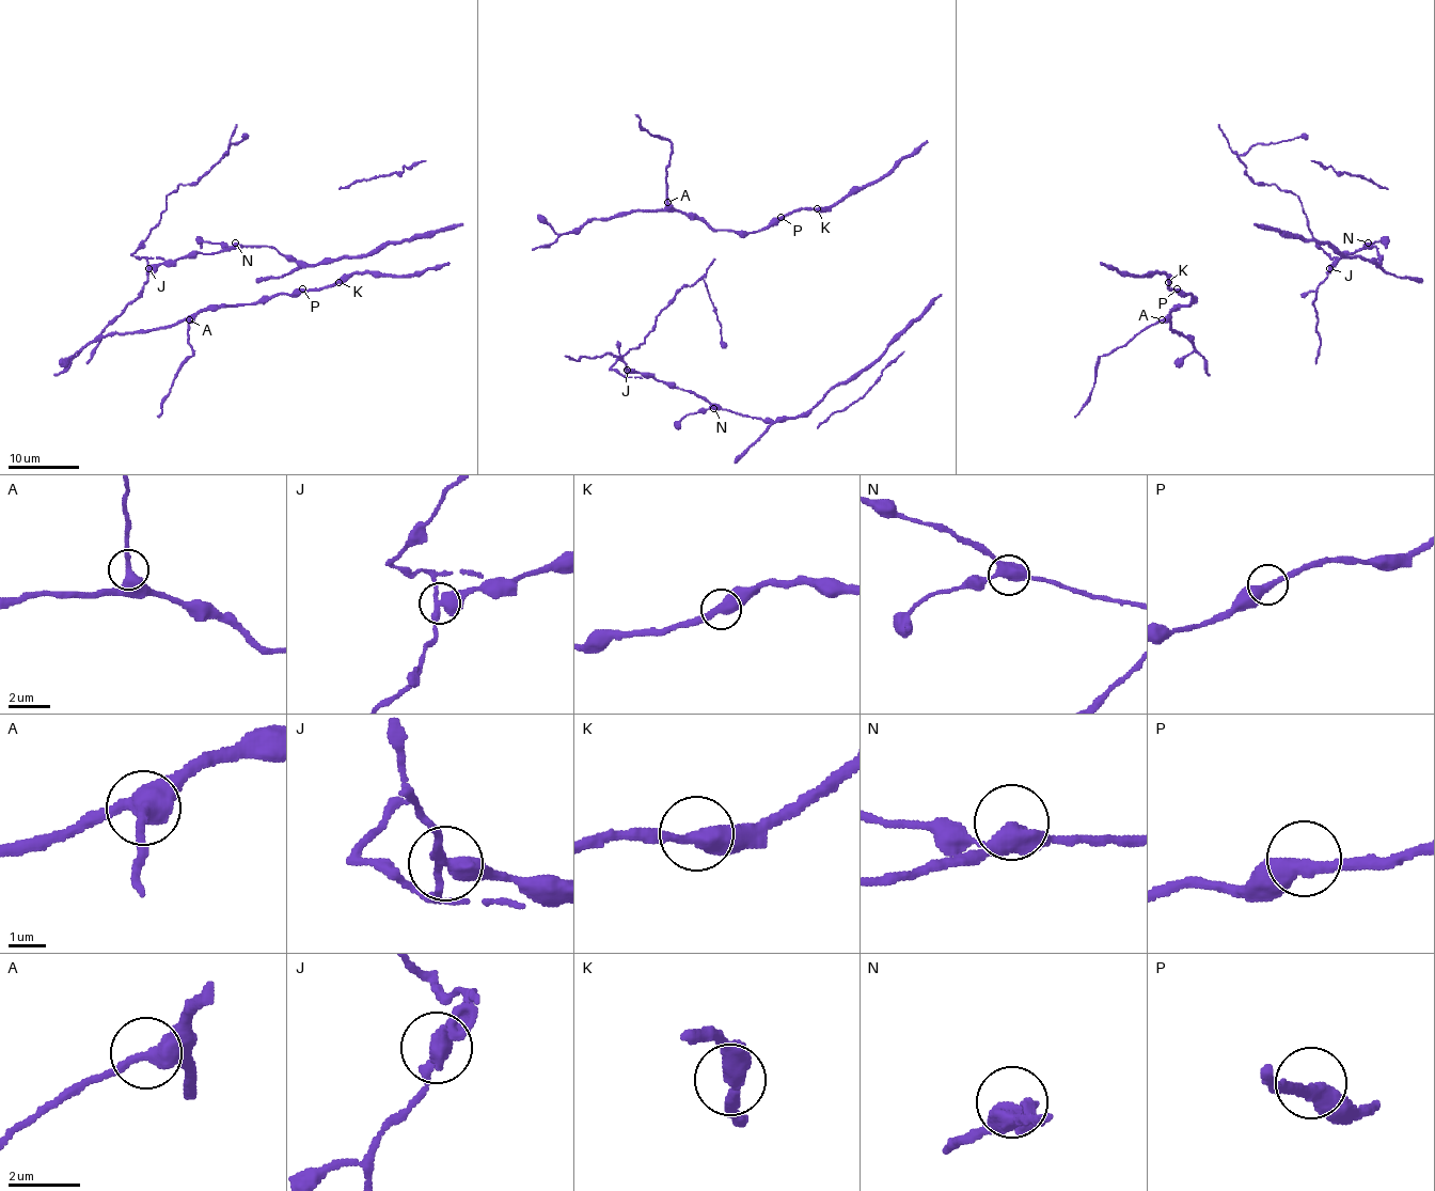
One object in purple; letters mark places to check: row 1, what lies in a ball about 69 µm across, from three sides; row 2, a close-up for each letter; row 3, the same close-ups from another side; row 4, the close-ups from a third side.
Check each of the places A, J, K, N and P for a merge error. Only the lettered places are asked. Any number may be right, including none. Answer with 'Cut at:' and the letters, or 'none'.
Cut at: A, J

